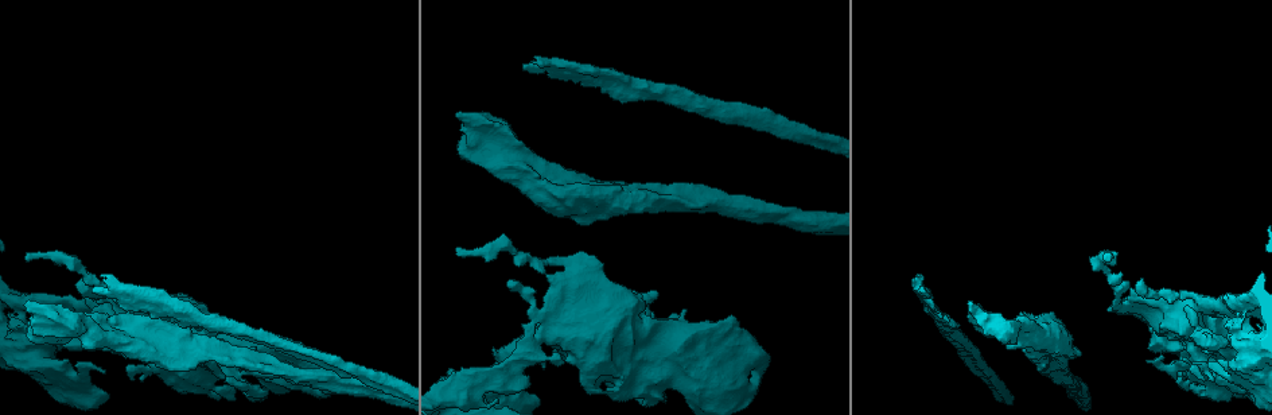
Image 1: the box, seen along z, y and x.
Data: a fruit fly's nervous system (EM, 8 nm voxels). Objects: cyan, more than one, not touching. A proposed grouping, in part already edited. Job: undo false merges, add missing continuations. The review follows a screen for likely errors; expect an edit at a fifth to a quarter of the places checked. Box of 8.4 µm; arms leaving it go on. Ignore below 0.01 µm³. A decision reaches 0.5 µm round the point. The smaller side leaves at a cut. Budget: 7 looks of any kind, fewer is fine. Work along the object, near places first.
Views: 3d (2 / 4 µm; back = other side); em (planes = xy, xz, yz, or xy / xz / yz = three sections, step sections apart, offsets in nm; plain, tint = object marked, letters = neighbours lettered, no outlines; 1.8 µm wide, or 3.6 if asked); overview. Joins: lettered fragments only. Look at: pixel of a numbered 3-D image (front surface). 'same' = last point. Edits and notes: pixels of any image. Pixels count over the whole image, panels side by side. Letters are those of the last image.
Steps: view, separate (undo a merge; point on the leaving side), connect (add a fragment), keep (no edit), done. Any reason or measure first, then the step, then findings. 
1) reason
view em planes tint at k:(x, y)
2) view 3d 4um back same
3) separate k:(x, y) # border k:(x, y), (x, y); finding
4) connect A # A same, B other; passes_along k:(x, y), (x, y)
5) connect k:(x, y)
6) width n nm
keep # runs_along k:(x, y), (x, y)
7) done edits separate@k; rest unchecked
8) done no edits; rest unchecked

end of a long branch
view em 3.6um planes letters at 1:(95, 291)

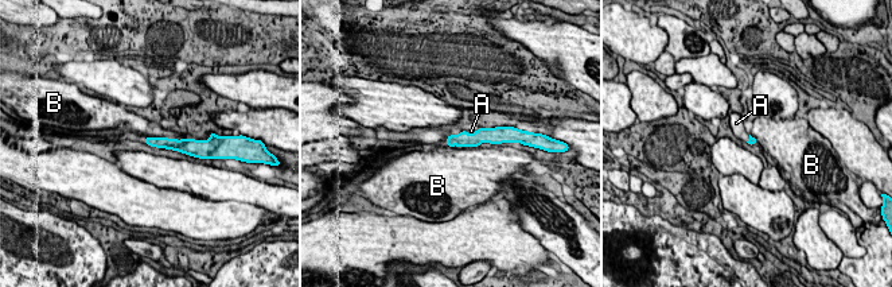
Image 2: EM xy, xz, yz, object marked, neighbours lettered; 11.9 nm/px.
longest_contact B 320 nm
connect A # A same, B other; passes_along 2:(752, 140), (747, 140), (736, 123); it goes on there

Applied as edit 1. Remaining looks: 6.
see it whole again
view overview

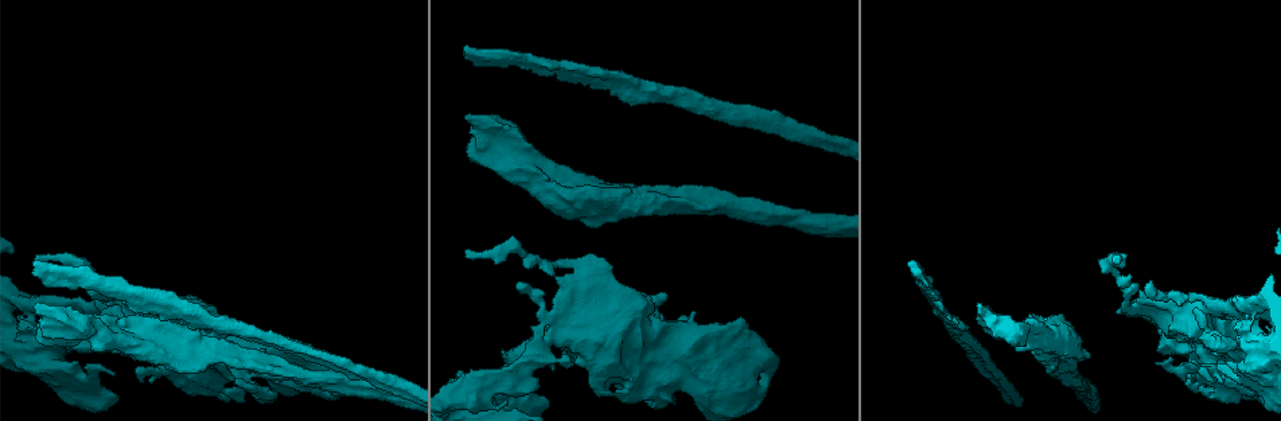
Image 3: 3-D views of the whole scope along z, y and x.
touches itself
view em planes letters at 3:(611, 393)

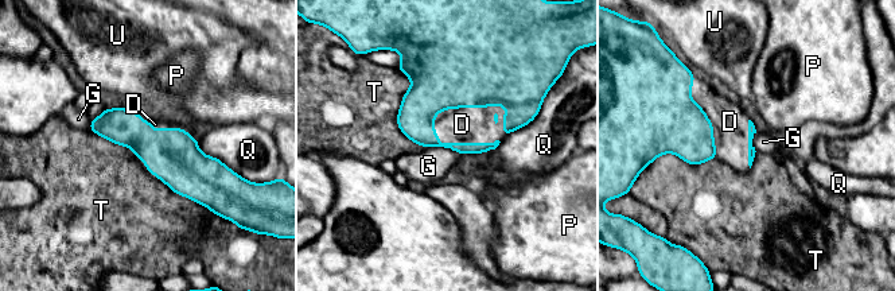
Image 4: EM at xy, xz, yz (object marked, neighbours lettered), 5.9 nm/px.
connect D # D same, G other, P other, Q other, T other, U other; passes_along 4:(460, 65), (464, 107), (462, 124); the cell continues

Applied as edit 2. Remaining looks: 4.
calibre changes
view 3d 2um at 3:(334, 394)

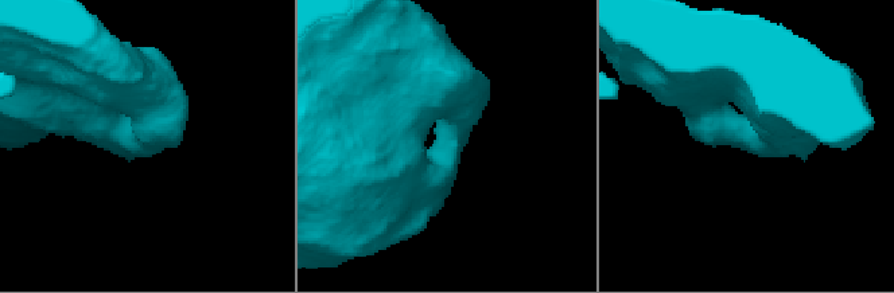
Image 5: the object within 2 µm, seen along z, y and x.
view em planes tint at 5:(148, 135)

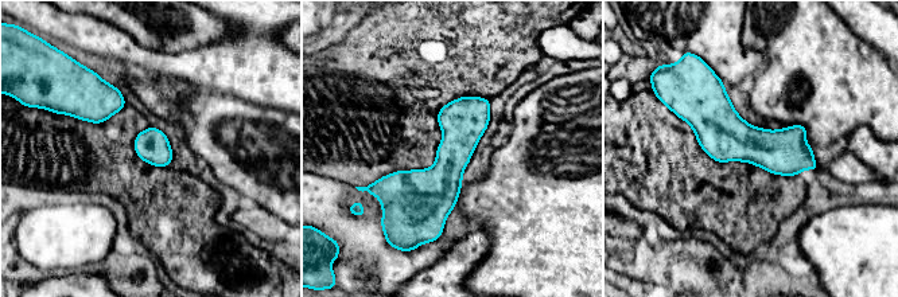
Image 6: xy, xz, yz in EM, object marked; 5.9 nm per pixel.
view em planes letters same

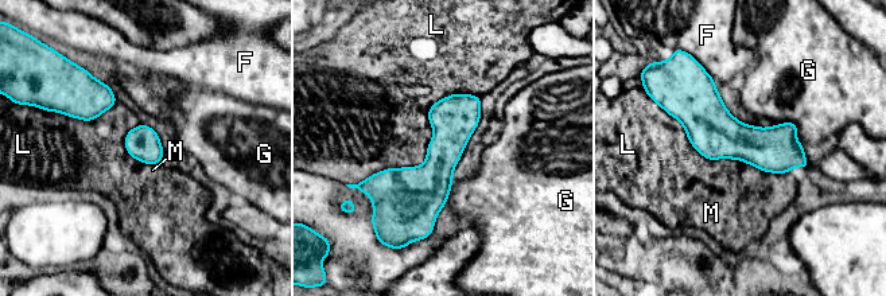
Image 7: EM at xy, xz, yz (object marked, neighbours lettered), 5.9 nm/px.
keep # F other, G other, L other, M other; all the same cell

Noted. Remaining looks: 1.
done edits connect@2, connect@4; rest unchecked

